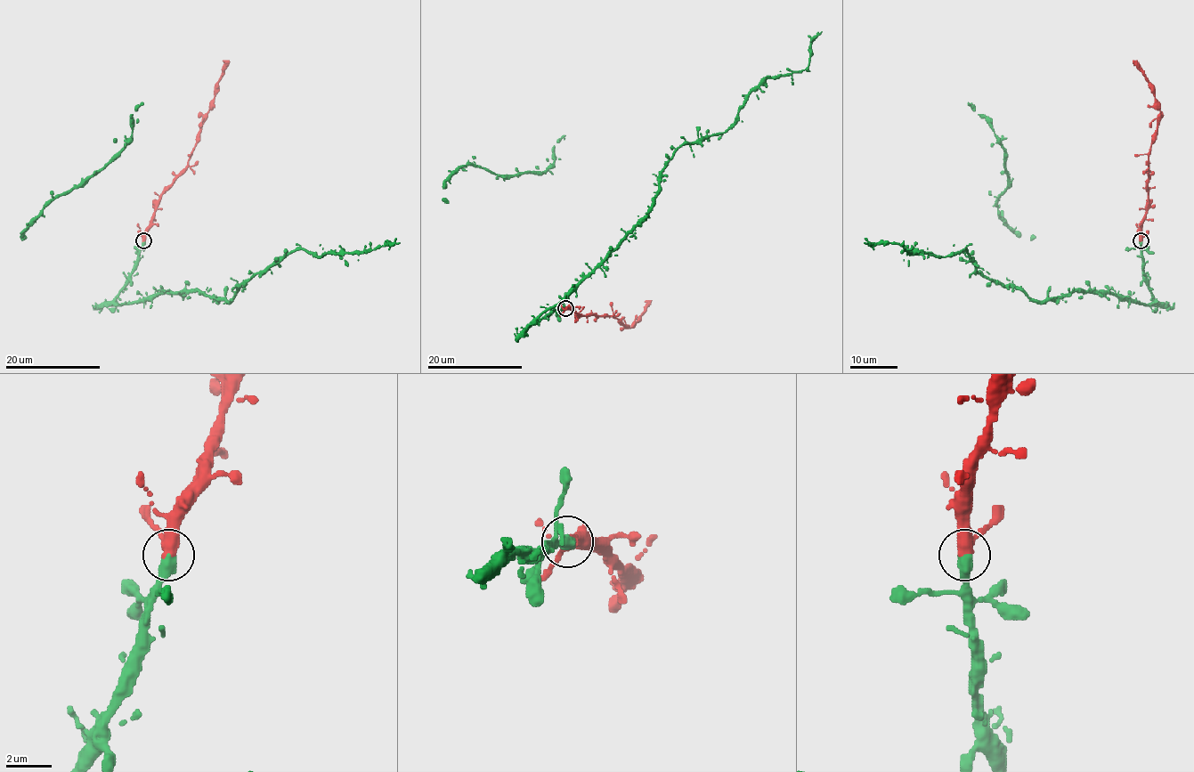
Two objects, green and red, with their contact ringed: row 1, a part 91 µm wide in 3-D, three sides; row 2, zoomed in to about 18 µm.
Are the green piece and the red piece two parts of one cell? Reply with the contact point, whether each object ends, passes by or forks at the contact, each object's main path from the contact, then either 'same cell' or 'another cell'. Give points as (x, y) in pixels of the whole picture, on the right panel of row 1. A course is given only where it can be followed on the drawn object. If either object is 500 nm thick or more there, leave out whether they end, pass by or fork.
at (1141, 240); green runs (1140, 240), (1152, 302), (1145, 304), (1076, 290), (1032, 301), (977, 271), (964, 248), (942, 256), (865, 238); red runs (1141, 240), (1148, 195), (1148, 157), (1159, 110), (1154, 96), (1154, 86), (1133, 60); same cell

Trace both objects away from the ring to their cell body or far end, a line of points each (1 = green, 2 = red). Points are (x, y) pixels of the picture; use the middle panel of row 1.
1: (566, 307), (536, 320), (648, 211), (661, 171), (678, 148), (723, 132), (766, 79), (806, 69), (817, 32)
2: (566, 308), (581, 315), (612, 315), (631, 327), (648, 303), (645, 301)

